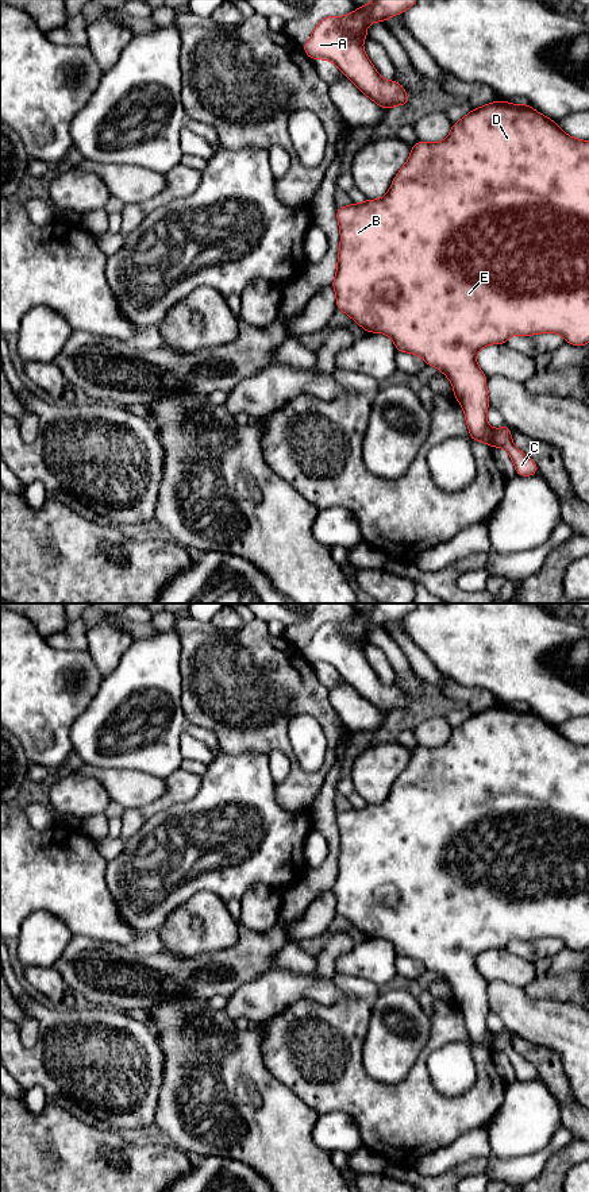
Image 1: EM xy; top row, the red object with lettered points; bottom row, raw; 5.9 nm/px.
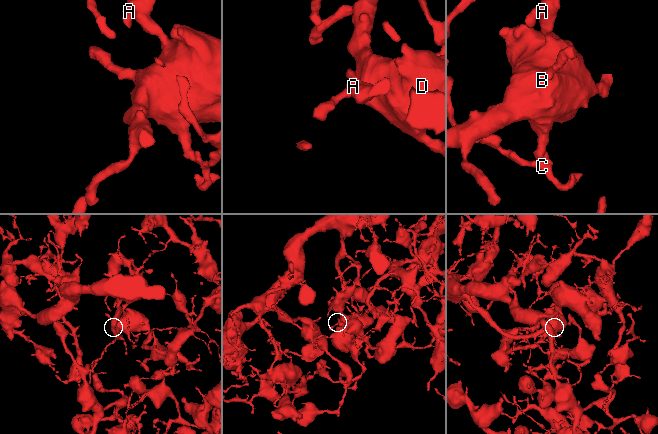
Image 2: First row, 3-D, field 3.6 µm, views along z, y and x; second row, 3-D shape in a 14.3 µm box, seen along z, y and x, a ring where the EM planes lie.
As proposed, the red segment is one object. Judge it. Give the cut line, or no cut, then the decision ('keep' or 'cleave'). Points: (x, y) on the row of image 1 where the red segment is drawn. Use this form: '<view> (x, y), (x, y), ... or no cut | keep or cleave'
xy (493, 431), (493, 443), (496, 446) | cleave

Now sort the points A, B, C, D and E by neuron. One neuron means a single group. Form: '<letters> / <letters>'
A B D E / C

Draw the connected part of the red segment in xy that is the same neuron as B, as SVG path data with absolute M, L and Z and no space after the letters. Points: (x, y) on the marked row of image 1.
M493 101L471 109L459 121L453 123L450 135L436 143L416 142L407 163L393 178L388 193L380 200L366 198L362 204L336 208L340 229L336 275L332 288L336 293L336 309L349 315L367 333L390 336L400 352L421 356L427 366L439 369L453 383L453 394L462 405L470 440L496 448L494 429L486 421L489 398L486 375L478 367L476 355L489 344L505 344L509 336L531 336L554 332L573 346L589 344L589 142L565 134L551 119L528 104L515 105Z

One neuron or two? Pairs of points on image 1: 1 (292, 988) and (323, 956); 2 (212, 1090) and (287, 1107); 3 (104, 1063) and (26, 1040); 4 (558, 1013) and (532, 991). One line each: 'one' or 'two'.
1: one
2: one
3: two
4: two

